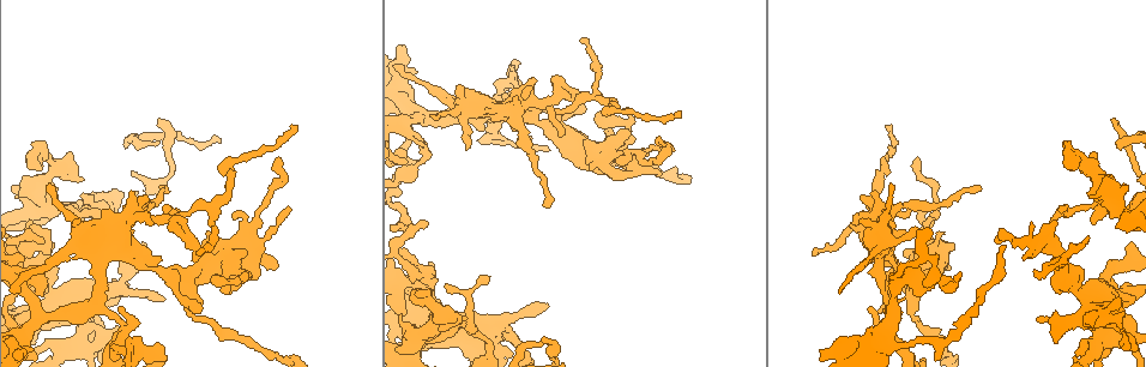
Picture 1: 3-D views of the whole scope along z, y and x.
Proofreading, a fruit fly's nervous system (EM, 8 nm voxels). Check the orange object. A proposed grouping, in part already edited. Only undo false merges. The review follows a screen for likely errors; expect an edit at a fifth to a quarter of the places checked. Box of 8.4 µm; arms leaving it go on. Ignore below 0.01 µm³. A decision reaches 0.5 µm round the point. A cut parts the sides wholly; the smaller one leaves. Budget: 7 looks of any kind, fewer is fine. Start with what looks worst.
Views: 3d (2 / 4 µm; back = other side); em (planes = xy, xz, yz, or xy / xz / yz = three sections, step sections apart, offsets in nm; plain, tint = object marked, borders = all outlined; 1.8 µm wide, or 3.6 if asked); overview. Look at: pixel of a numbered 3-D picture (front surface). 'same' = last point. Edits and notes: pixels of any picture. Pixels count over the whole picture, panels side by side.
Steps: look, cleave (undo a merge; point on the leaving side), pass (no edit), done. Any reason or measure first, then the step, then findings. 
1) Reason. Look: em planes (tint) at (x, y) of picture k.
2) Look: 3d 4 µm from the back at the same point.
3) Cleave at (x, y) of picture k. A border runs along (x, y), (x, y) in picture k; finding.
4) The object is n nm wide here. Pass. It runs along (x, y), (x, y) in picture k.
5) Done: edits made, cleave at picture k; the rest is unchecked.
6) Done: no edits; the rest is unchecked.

Thin neck. Look: 3d 4 µm at (468, 337) of picture 1.

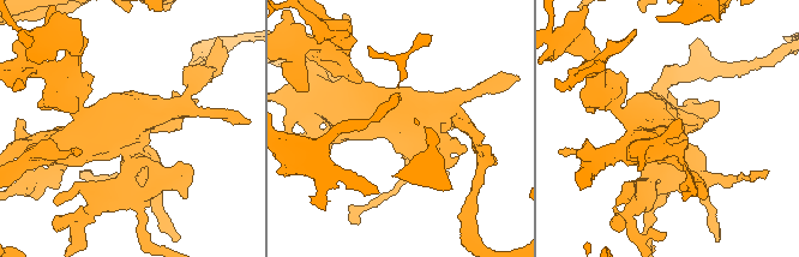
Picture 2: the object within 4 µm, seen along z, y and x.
Look: em 3.6 µm planes (plain) at (136, 136) of picture 2.

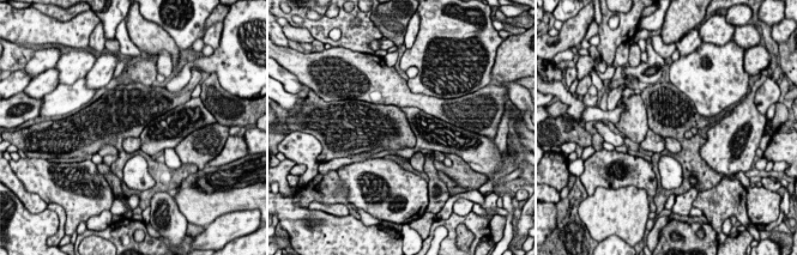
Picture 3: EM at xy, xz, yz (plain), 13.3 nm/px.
Where the object lies. Look: em 3.6 µm planes (tint) at the same point.

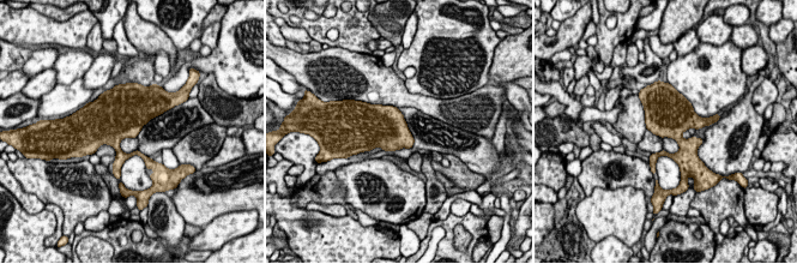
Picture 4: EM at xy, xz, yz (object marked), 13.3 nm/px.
Pass. All the same neuron.

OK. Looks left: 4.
Thin neck. Look: em xy step 16 (tint) at (546, 107) of picture 1.

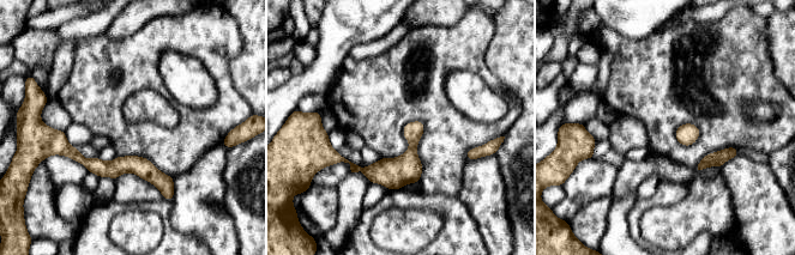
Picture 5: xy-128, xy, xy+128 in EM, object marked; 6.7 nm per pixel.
Cut it another way. Look: em yz step 16 (tint) at the same point.

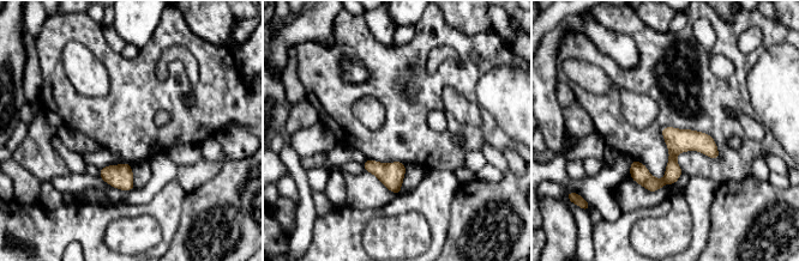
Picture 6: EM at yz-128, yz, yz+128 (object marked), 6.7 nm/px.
Pass. One neuron here.

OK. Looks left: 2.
Done: no edits; the rest is unchecked.

